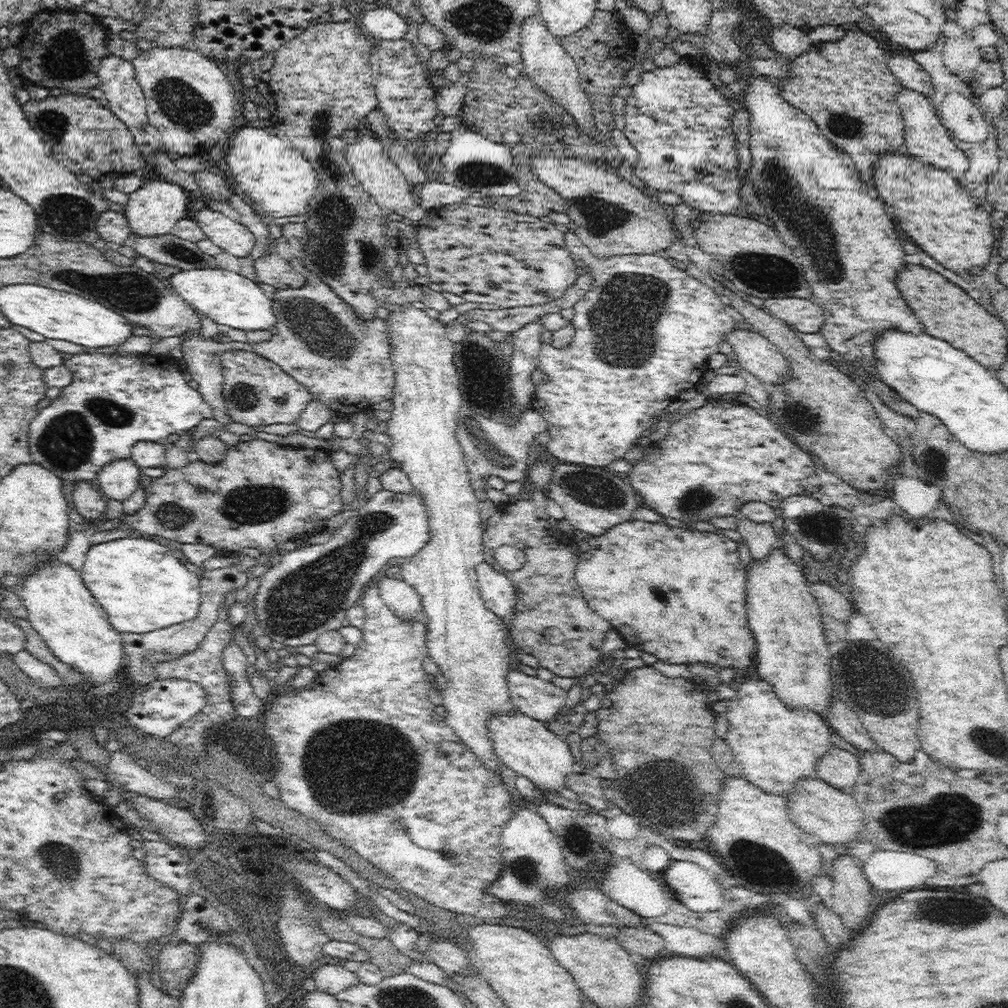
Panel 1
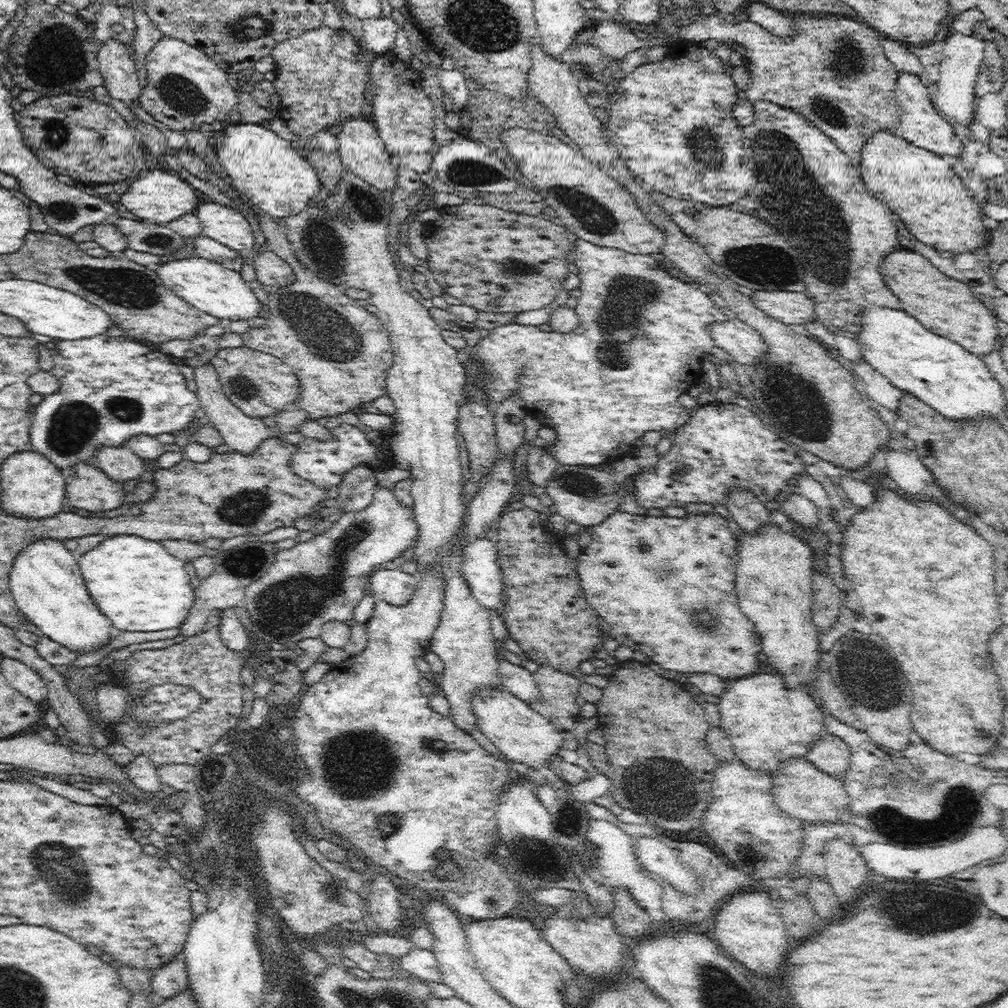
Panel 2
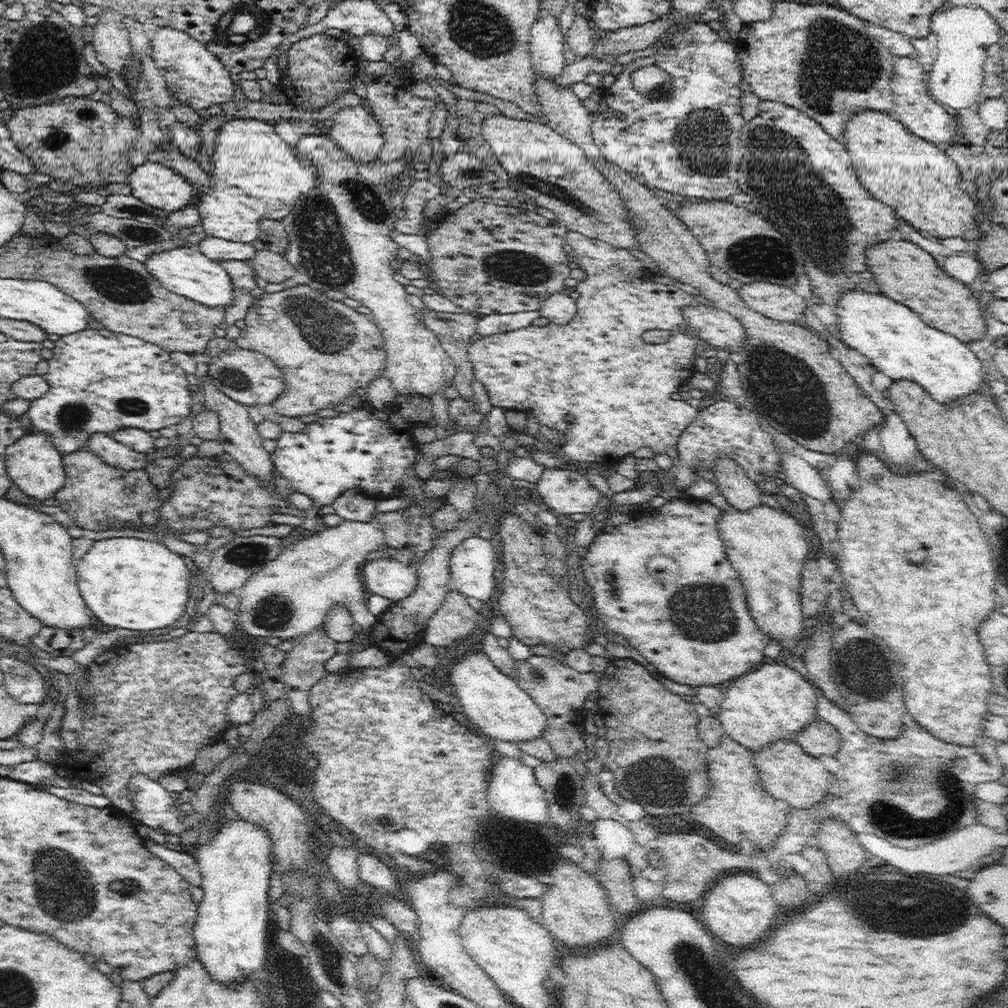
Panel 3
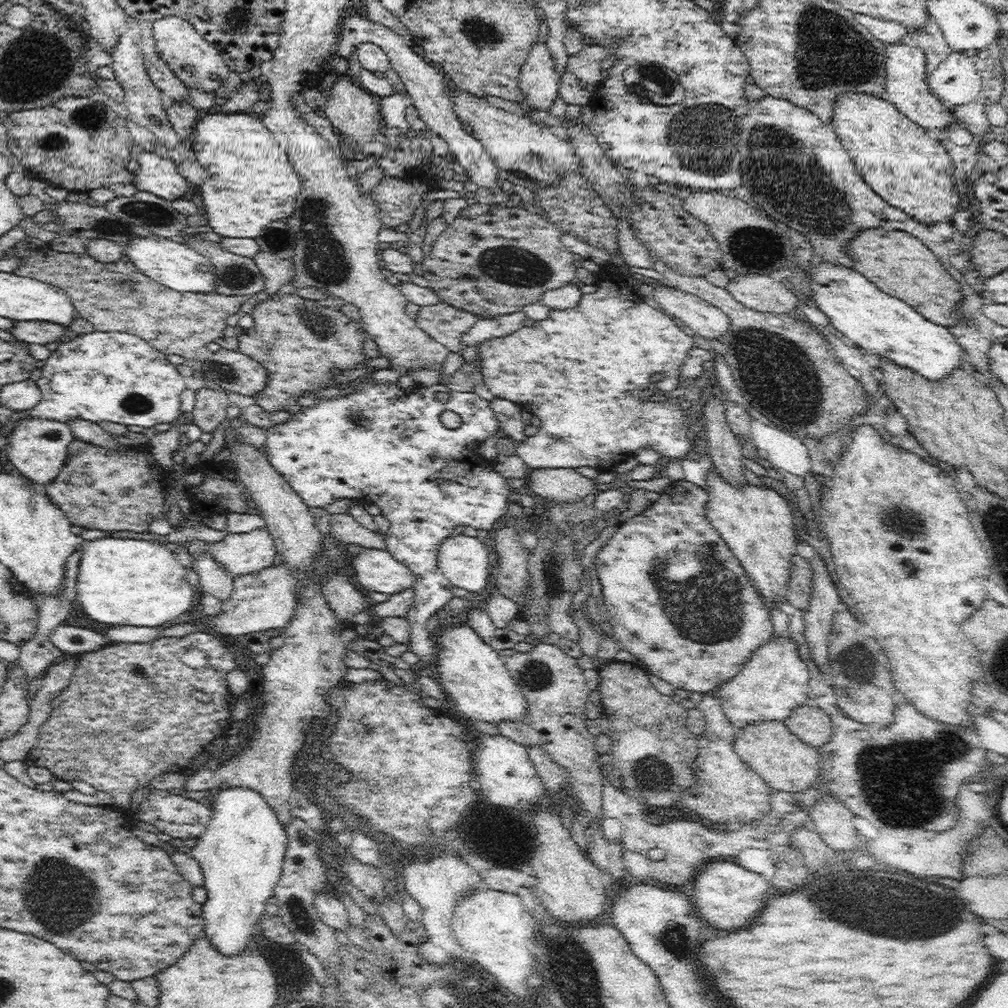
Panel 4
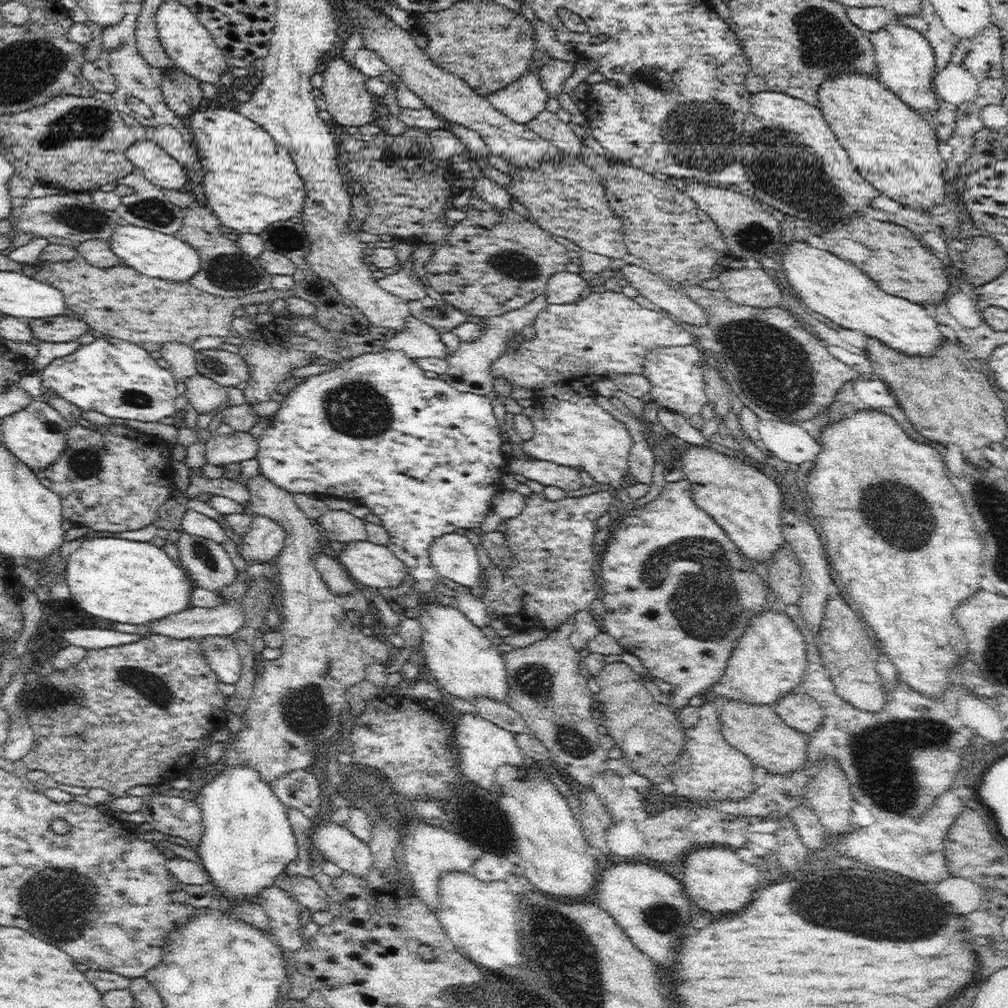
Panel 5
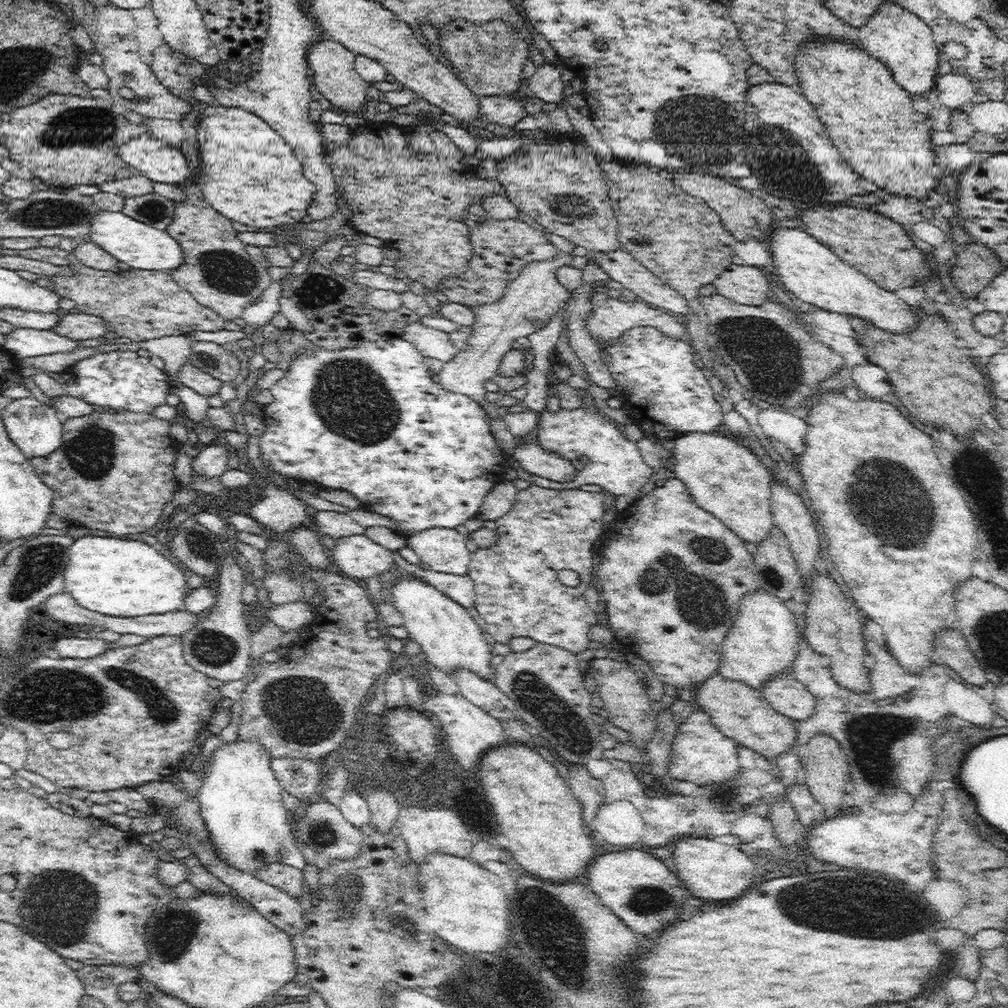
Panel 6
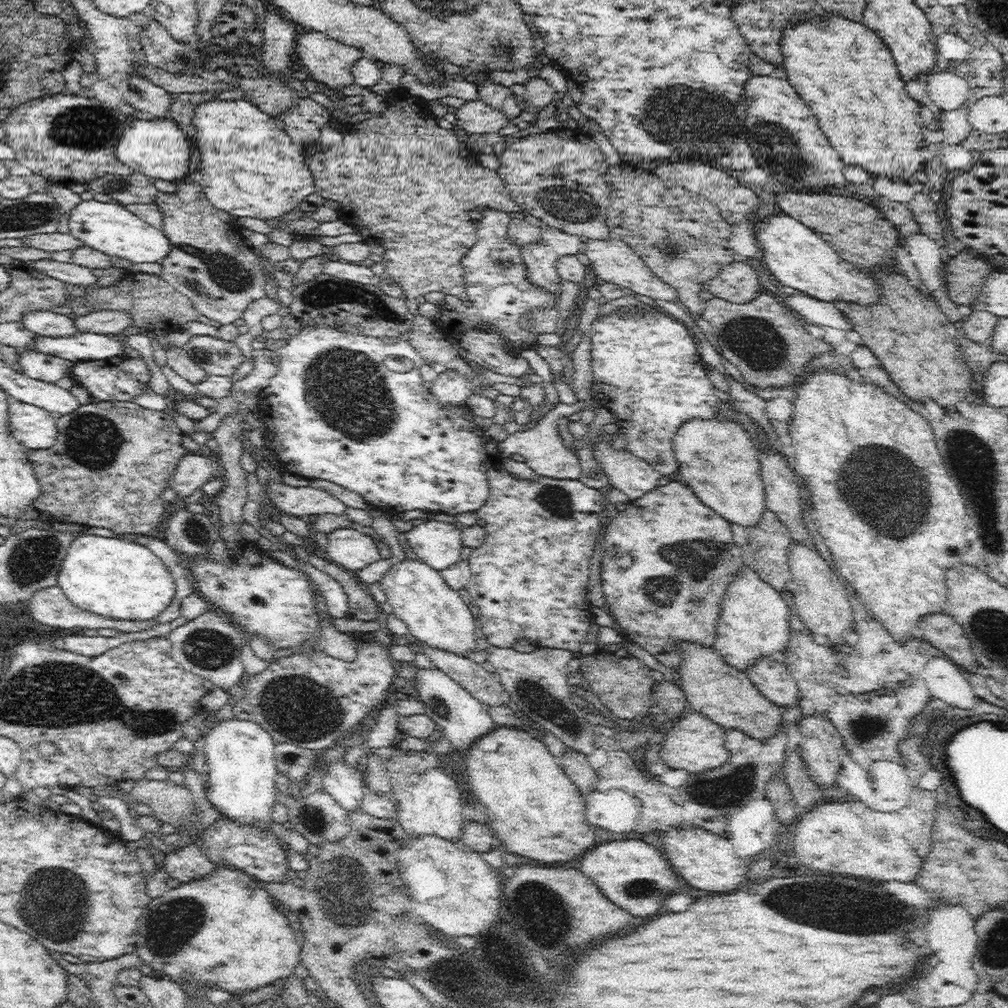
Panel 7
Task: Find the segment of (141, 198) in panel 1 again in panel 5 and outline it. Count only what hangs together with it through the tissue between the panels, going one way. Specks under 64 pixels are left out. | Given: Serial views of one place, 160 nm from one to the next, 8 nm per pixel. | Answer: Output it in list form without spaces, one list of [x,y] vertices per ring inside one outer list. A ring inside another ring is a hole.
[[[151,137],[145,142],[136,141],[125,155],[134,167],[142,169],[152,185],[162,190],[180,189],[186,184],[187,172],[183,166],[160,149]]]

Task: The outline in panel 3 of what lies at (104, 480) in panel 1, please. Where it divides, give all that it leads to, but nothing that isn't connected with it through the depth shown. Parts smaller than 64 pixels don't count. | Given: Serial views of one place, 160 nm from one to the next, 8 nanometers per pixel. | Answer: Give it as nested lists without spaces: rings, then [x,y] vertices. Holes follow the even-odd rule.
[[[92,433],[86,444],[86,451],[96,453],[108,465],[124,470],[144,469],[147,464],[146,453],[118,442],[112,434]]]

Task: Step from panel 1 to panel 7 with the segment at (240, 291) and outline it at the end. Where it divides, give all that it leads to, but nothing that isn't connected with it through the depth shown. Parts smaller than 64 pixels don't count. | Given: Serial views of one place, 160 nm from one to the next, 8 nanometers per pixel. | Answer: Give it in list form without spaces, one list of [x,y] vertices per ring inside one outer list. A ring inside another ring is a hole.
[[[94,199],[83,200],[67,216],[62,228],[71,236],[95,250],[110,257],[128,259],[133,264],[140,262],[158,262],[170,254],[170,240],[163,230],[154,228],[138,216],[132,214],[121,203],[99,202]]]

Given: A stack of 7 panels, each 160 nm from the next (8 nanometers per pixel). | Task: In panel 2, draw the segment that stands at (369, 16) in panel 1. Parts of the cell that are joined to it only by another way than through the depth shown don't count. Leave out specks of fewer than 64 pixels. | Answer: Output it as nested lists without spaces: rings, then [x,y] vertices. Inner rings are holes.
[[[397,17],[368,18],[363,22],[363,44],[370,48],[376,55],[386,54],[394,48],[396,32],[401,23]]]

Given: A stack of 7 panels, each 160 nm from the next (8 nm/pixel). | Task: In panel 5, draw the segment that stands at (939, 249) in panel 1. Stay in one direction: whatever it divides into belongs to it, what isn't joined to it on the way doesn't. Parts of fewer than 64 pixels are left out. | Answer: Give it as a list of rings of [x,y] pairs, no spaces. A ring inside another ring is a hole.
[[[868,73],[838,74],[836,78],[824,80],[816,96],[826,124],[836,134],[838,142],[846,148],[856,170],[874,188],[892,200],[920,211],[928,211],[935,204],[943,204],[946,182],[942,175],[942,167],[945,163],[936,149],[940,142],[933,124],[924,120],[914,108],[900,100],[896,93],[892,93],[888,87],[878,82],[878,77],[874,78],[874,75]]]

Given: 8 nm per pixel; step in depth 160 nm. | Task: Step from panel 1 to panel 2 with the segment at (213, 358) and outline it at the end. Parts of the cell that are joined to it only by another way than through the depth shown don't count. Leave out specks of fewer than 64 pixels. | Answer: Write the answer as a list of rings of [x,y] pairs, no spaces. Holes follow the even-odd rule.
[[[210,362],[193,368],[194,380],[198,385],[196,394],[200,401],[200,407],[210,418],[210,422],[219,430],[223,442],[226,443],[231,450],[237,450],[244,454],[254,452],[264,440],[270,438],[272,430],[264,424],[260,417],[249,417],[244,414],[228,397],[220,385],[219,376],[217,375],[215,366]]]

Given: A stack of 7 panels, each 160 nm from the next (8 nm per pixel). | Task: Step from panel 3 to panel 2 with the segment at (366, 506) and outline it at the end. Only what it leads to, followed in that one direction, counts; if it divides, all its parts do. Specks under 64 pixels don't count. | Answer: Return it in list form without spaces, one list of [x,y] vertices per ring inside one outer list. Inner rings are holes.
[[[369,464],[354,466],[338,486],[338,506],[340,512],[358,512],[370,506],[375,488],[378,486],[376,469]]]

